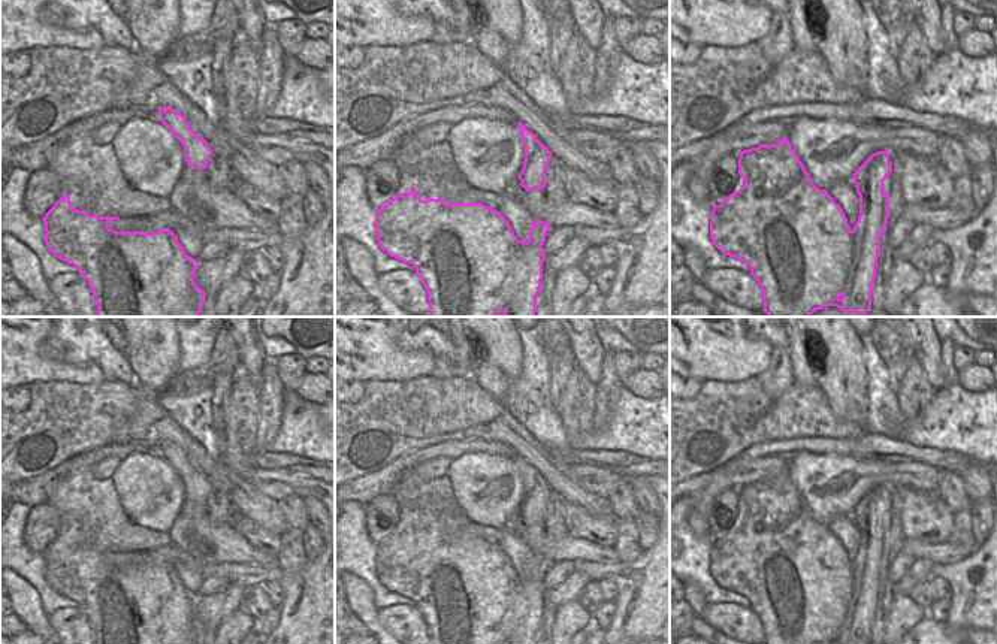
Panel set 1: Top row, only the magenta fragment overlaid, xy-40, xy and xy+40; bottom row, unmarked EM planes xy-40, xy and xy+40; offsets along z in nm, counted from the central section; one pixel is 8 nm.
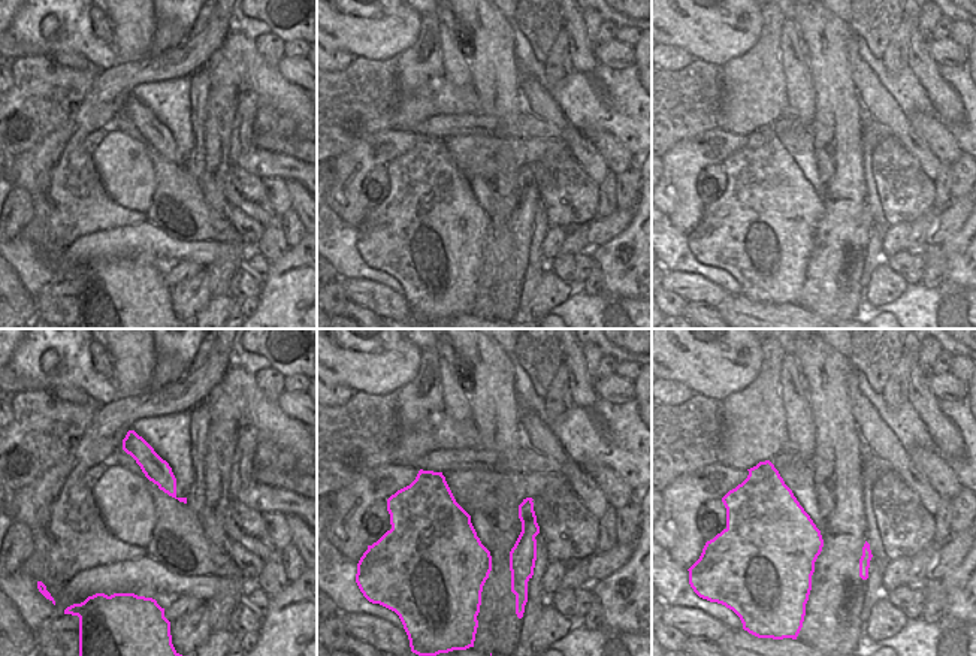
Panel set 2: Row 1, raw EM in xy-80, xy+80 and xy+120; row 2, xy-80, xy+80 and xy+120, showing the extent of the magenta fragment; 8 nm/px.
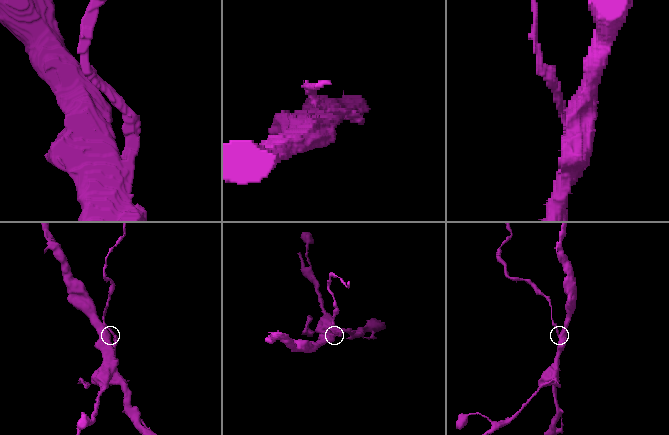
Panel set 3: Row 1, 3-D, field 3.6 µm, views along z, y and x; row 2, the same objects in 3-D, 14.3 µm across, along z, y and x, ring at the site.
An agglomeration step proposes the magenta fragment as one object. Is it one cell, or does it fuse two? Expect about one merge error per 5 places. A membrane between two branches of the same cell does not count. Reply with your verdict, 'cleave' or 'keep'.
cleave

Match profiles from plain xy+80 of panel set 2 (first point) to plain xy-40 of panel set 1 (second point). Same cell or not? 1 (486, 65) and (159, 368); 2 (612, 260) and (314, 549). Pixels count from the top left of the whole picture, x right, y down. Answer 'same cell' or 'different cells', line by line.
1: same cell
2: different cells

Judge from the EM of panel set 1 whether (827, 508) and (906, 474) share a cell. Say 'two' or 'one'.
one

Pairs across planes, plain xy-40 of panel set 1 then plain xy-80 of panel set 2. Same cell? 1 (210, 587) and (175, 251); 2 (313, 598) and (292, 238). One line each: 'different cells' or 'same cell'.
1: different cells
2: different cells

